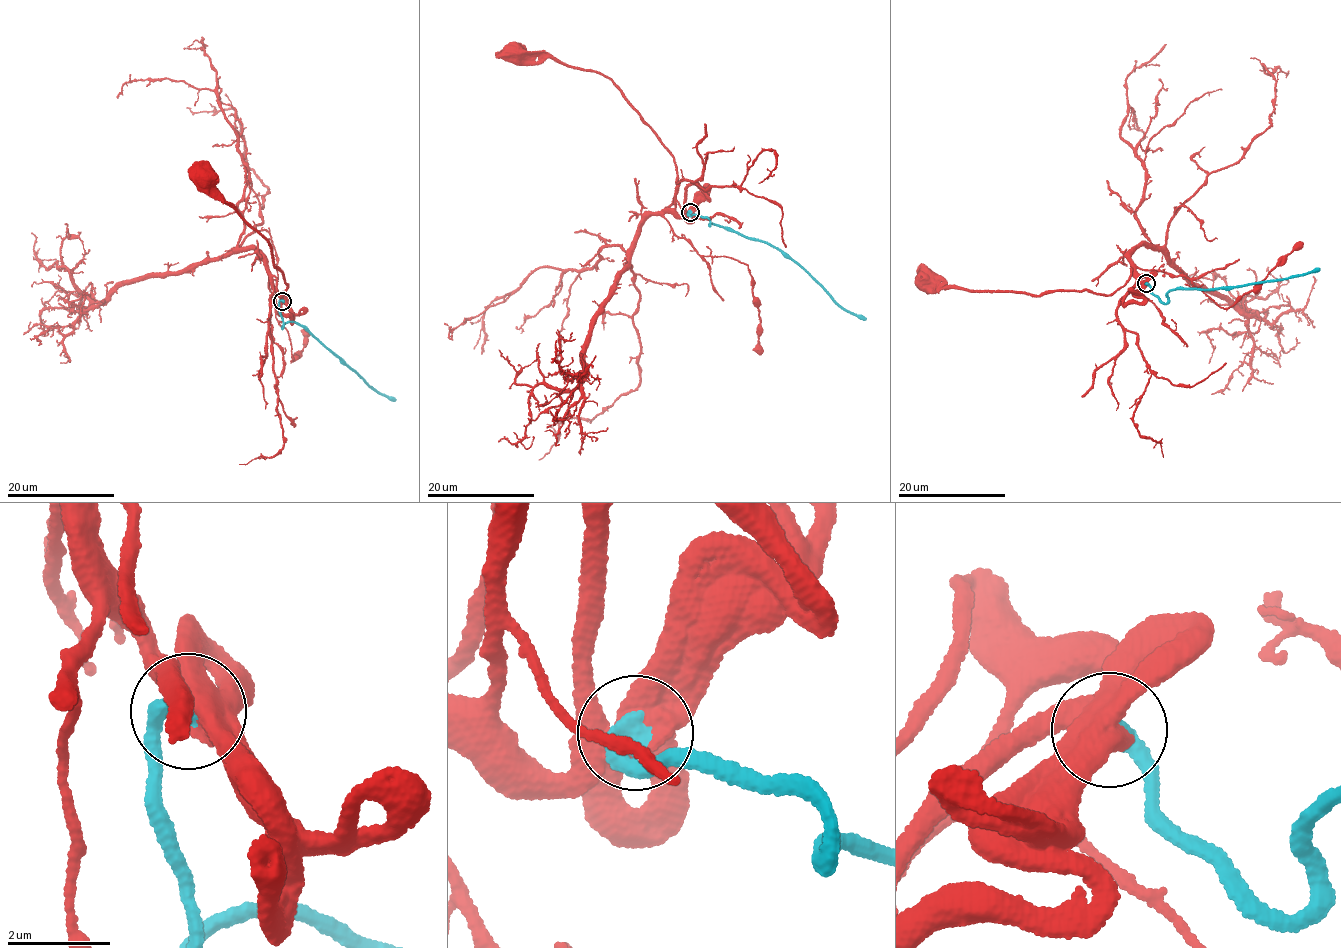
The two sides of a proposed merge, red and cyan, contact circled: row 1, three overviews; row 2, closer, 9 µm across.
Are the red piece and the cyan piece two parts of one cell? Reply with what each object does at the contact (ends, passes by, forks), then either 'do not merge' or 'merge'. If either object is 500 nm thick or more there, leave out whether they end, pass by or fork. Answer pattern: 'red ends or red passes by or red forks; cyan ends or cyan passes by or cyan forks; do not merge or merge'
red forks; cyan ends; merge

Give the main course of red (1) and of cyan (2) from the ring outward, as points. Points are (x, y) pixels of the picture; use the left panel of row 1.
1: (283, 300), (277, 293), (273, 276), (277, 280), (279, 296), (288, 290), (263, 236), (245, 224), (204, 179)
2: (283, 300), (280, 306), (282, 327), (288, 321), (305, 325), (372, 388), (394, 397), (395, 401)

